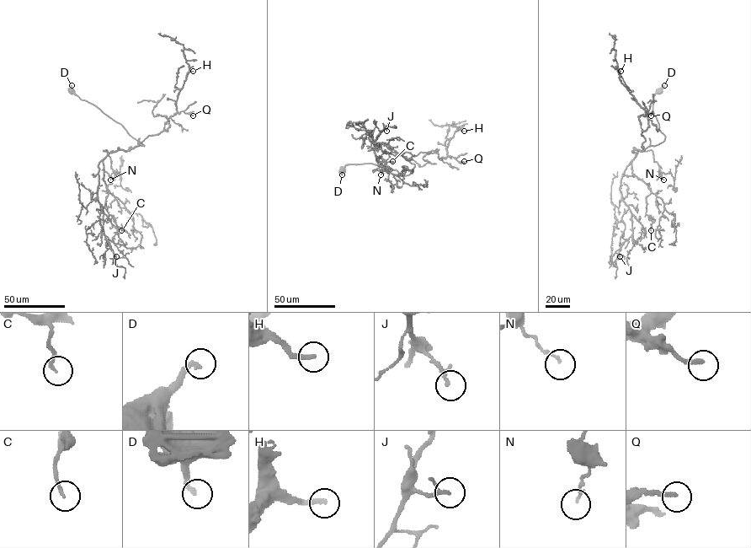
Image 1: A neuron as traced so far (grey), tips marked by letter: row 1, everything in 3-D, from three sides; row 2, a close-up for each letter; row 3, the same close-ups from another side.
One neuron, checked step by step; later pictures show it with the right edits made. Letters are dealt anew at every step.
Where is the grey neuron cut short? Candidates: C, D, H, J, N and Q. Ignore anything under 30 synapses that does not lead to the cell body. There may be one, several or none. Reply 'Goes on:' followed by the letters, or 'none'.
Goes on: H

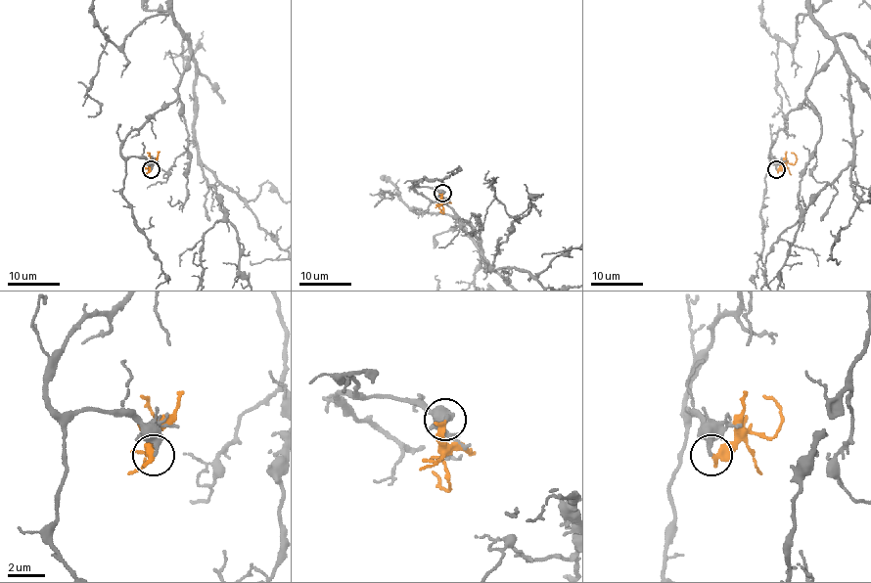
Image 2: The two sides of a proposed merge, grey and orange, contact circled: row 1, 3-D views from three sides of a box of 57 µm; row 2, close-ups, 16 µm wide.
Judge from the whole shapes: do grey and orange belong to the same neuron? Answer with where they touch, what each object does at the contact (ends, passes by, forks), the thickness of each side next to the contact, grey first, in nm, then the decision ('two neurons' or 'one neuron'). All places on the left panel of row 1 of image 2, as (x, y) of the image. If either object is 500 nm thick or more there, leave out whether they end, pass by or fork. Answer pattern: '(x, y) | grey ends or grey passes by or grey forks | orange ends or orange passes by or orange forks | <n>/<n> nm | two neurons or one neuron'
(151, 169) | grey ends | orange ends | 260/400 nm | two neurons

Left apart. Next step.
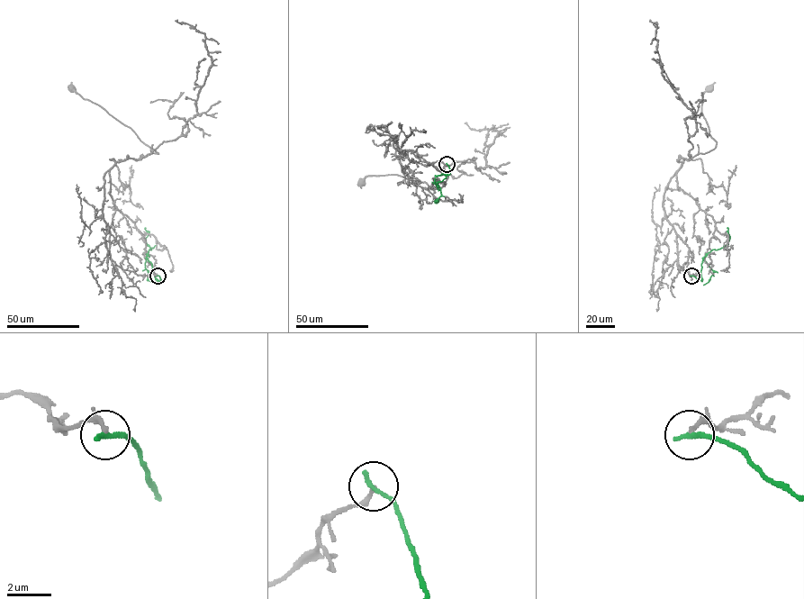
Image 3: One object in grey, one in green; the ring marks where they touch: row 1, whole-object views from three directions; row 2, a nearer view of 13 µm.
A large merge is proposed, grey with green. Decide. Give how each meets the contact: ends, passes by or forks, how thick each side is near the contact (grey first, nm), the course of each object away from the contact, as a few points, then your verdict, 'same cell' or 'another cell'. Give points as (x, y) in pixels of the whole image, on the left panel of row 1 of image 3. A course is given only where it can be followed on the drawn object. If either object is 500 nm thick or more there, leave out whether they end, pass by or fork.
grey ends; green ends; calibres 200 and 240 nm; course grey (158, 275), (135, 274), (112, 259), (103, 202), (103, 175), (117, 162), (158, 153), (130, 128), (72, 88); course green (158, 276), (147, 258), (152, 248), (145, 240), (149, 233), (146, 228); another cell

